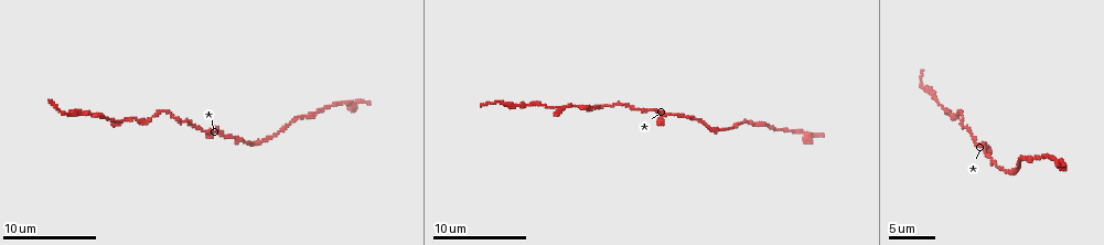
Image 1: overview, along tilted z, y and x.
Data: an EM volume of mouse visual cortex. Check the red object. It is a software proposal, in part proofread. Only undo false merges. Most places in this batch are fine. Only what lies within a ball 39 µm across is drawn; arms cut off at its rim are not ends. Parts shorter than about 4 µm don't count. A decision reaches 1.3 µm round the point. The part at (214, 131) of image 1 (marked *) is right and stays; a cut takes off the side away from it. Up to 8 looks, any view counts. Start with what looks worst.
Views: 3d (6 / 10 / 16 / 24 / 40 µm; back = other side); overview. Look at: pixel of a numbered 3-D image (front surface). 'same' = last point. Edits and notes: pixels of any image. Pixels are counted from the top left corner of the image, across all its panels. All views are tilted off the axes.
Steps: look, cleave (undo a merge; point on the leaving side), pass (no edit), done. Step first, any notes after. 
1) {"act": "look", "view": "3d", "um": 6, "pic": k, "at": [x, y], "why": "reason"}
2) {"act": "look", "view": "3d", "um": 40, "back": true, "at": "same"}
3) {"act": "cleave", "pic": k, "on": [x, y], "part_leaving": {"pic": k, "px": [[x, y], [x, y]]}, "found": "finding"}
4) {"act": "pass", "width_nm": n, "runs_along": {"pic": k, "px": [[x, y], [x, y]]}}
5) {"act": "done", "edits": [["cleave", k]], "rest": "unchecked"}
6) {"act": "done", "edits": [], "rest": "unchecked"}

{"act": "look", "view": "3d", "um": 10, "pic": 1, "at": [771, 129], "why": "calibre changes"}

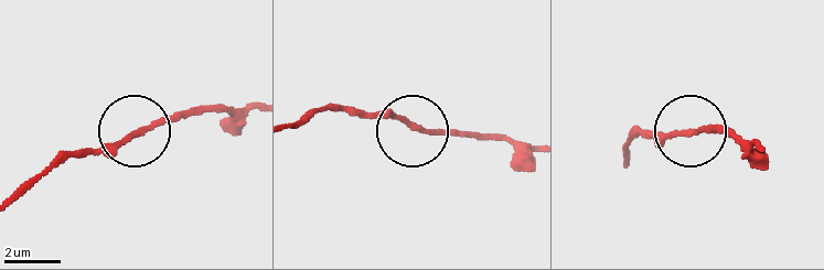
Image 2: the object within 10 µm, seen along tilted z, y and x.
{"act": "pass", "runs_along": {"pic": 2, "px": [[291, 127], [333, 109], [385, 110], [420, 128], [472, 136]]}, "found": "one neuron here"}

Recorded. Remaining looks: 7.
{"act": "look", "view": "3d", "um": 6, "pic": 1, "at": [261, 138], "why": "thick turns thin"}

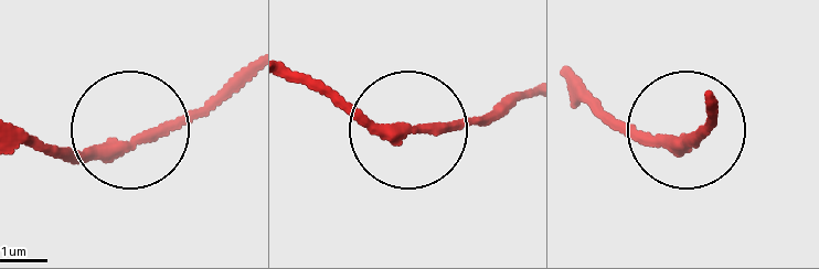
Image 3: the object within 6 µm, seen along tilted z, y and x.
{"act": "look", "view": "3d", "um": 6, "back": true, "pic": 3, "at": [132, 140]}

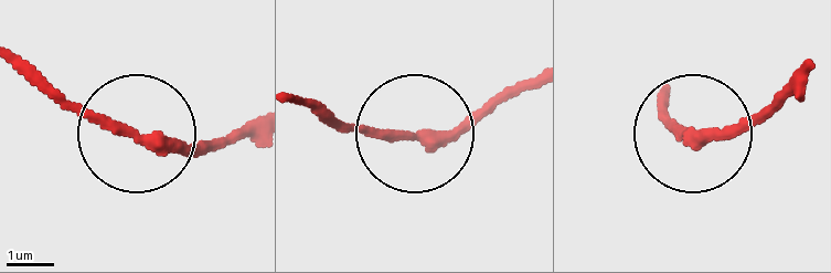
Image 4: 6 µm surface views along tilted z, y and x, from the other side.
{"act": "pass", "runs_along": {"pic": 4, "px": [[249, 122], [201, 144], [153, 142], [35, 86]]}, "found": "all the same neuron"}

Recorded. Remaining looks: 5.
{"act": "look", "view": "3d", "um": 10, "pic": 1, "at": [111, 120], "why": "a narrow waist"}

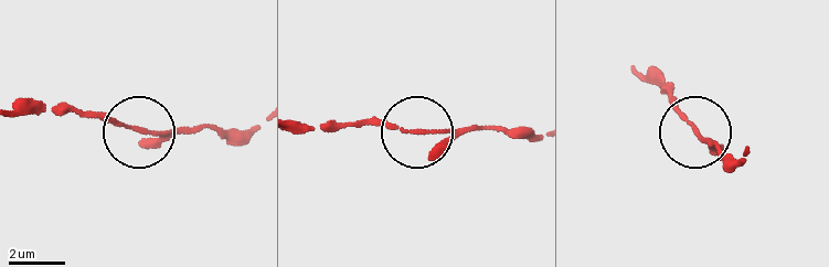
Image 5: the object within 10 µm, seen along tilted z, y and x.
{"act": "pass", "width_nm": 120, "runs_along": {"pic": 5, "px": [[533, 132], [322, 127]]}, "found": "continuous, no second neuron"}

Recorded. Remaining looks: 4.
{"act": "look", "view": "3d", "um": 10, "pic": 1, "at": [957, 114], "why": "sudden change in width"}

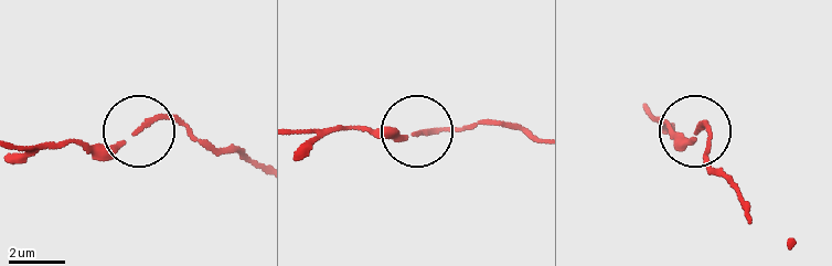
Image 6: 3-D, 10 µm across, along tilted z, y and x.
{"act": "pass", "width_nm": 170, "runs_along": {"pic": 6, "px": [[535, 137], [511, 124], [360, 130]]}, "found": "one neuron here"}

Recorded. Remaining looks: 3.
{"act": "done", "edits": [], "rest": "unchecked"}

